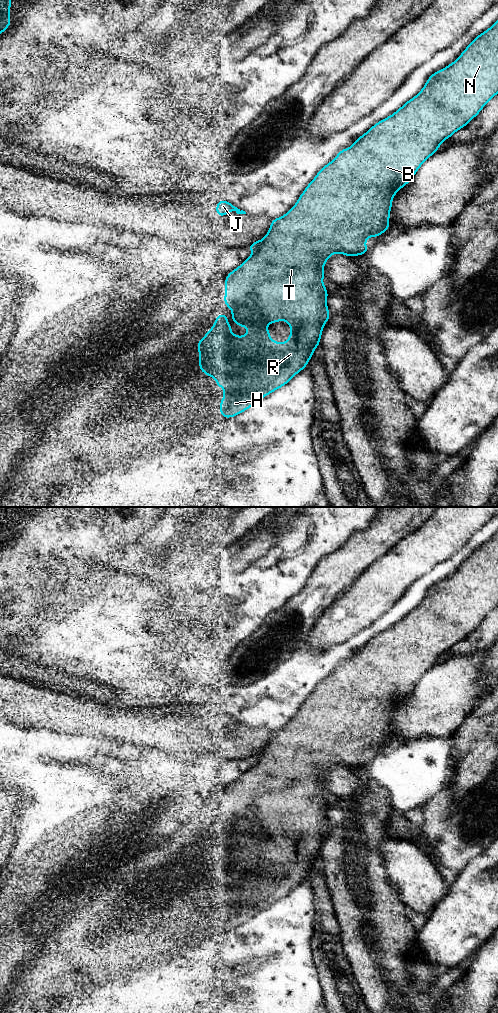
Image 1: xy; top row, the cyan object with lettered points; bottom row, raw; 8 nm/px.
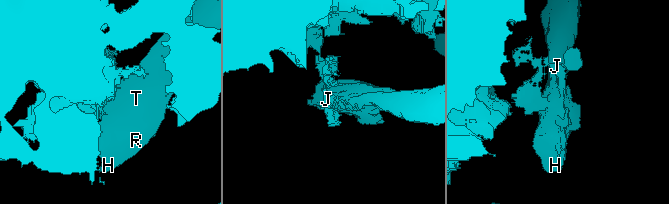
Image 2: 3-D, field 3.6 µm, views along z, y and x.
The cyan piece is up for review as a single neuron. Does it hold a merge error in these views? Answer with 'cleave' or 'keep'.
cleave

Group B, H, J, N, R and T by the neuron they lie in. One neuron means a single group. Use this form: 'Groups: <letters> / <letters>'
Groups: B H N R T / J

